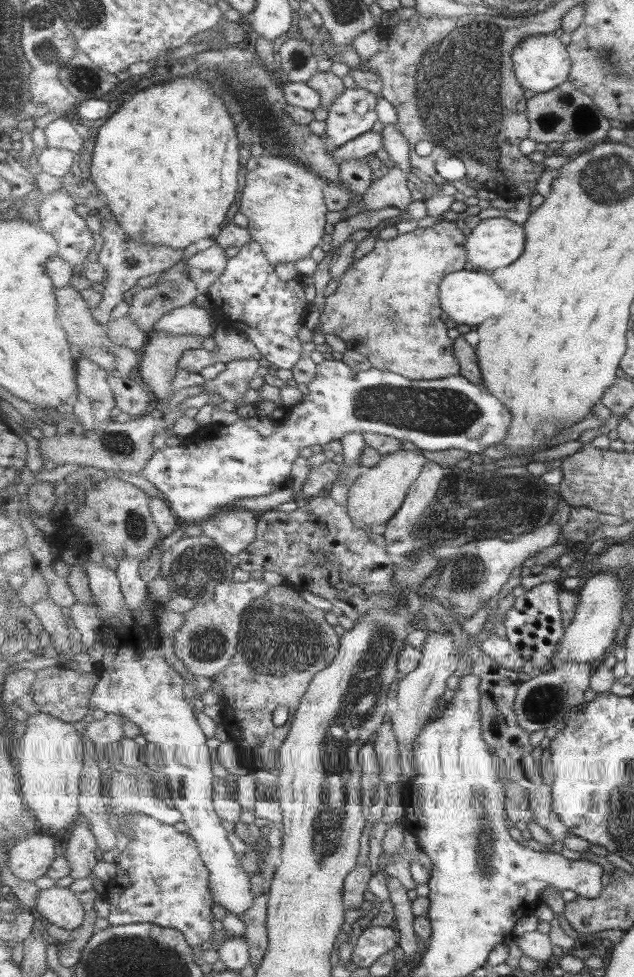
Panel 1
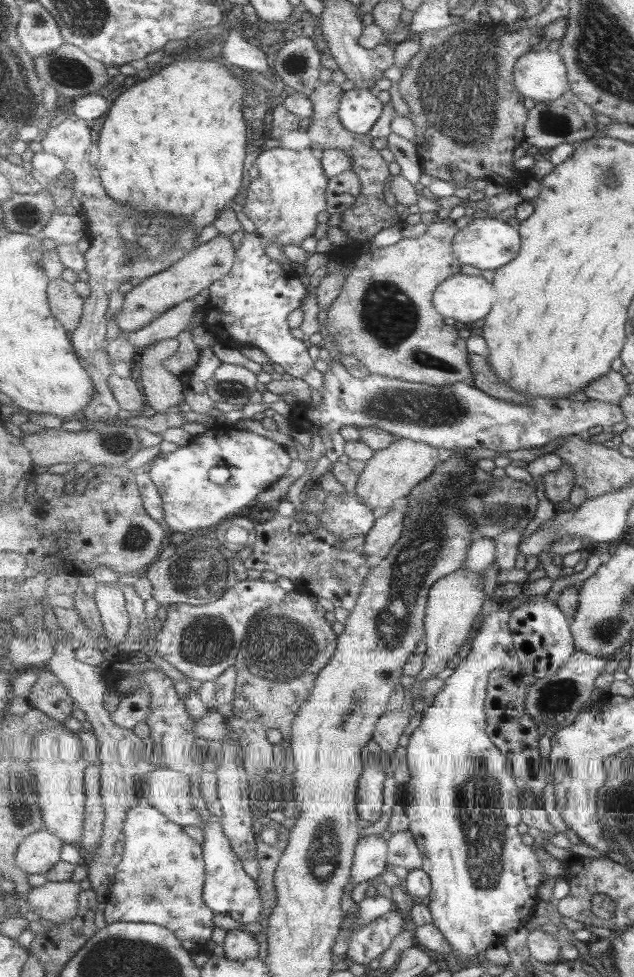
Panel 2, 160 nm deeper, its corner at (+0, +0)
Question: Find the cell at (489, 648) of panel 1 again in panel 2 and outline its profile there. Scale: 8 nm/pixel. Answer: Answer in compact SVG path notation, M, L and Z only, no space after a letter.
M512 610L497 611L487 613L480 622L480 629L472 644L472 651L457 665L455 672L445 681L444 689L434 698L429 708L423 712L420 725L412 732L409 746L406 747L406 761L410 770L410 781L407 783L405 792L406 812L410 820L410 831L414 834L414 839L422 850L424 859L422 869L429 874L432 881L432 891L429 908L431 909L434 924L443 932L445 938L453 945L454 952L452 956L475 956L479 952L487 950L491 946L504 944L506 936L511 930L524 927L529 919L534 916L533 910L537 906L537 892L539 884L543 880L543 875L553 877L554 879L571 880L569 875L569 865L567 861L561 861L547 853L545 849L540 848L537 851L532 845L523 844L523 838L519 834L519 824L521 824L521 790L515 784L515 777L510 768L507 756L492 742L488 733L488 716L486 713L486 700L488 699L488 686L491 681L491 674L497 670L505 669L514 673L523 673L520 656L516 651L516 642L512 635Z

